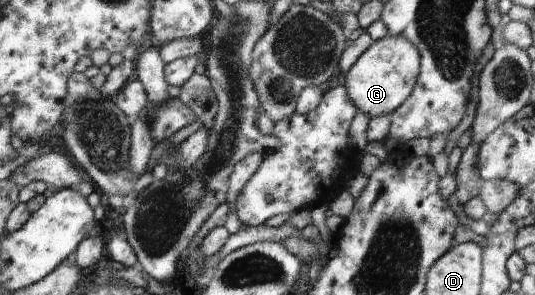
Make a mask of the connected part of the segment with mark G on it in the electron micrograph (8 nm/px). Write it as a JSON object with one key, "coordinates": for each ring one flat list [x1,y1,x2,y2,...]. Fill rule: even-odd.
{"coordinates":[[387,33,375,41,347,71,344,87,350,93,359,112,365,113,369,118,388,115,398,110,413,94,420,63,421,55,415,43,409,43,401,35]]}

